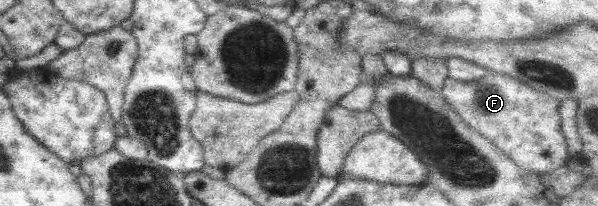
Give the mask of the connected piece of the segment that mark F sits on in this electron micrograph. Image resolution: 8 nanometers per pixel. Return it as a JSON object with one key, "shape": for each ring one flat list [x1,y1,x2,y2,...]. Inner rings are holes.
{"shape":[[488,71,488,75,471,82,455,81,447,77,440,92,451,108,473,130,500,148,517,166,539,174,565,166,571,157,561,127,559,100,549,94,531,90,507,74]]}

